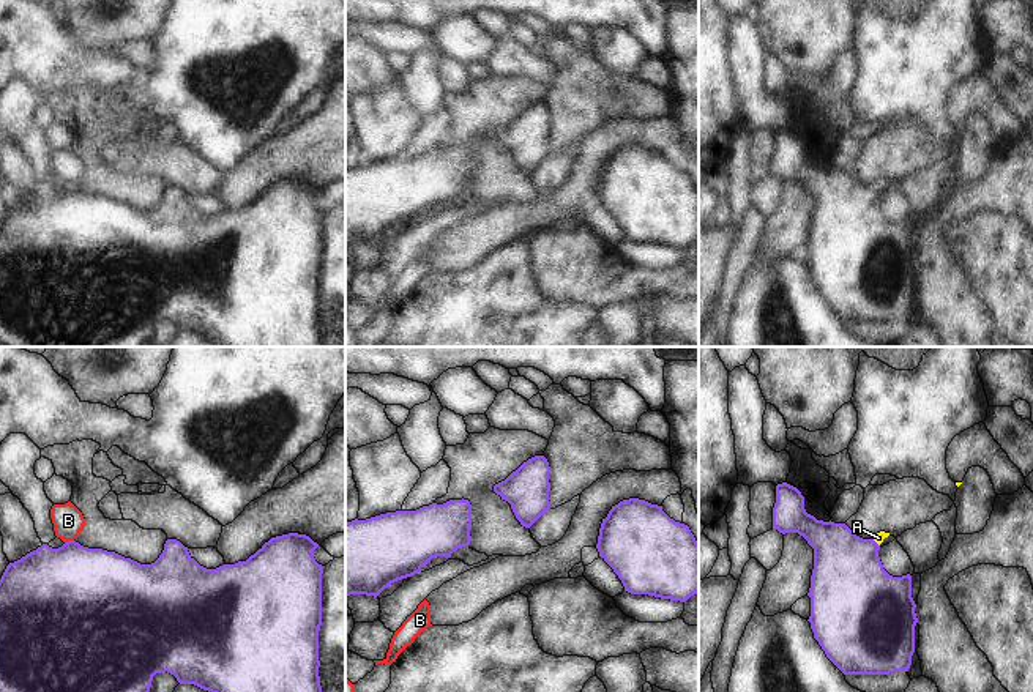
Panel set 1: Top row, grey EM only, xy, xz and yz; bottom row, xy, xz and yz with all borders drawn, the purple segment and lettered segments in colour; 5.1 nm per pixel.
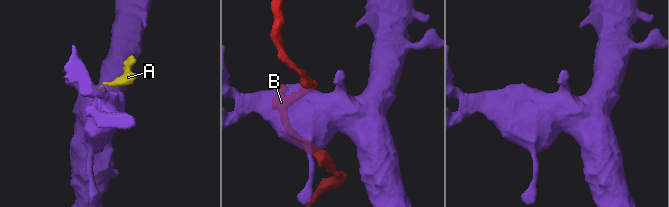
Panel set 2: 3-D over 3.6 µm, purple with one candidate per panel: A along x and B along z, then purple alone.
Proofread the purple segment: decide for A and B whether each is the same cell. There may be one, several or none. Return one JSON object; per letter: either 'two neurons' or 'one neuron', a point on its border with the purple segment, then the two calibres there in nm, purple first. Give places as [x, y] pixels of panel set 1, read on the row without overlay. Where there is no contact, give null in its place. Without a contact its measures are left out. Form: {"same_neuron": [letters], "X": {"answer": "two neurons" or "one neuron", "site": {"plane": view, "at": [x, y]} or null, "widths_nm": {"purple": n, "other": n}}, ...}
{"same_neuron": ["A"], "A": {"answer": "one neuron", "site": {"plane": "yz", "at": [876, 189]}, "widths_nm": {"purple": 380, "other": 50}}, "B": {"answer": "two neurons", "site": {"plane": "xy", "at": [68, 188]}, "widths_nm": {"purple": 460, "other": 160}}}

